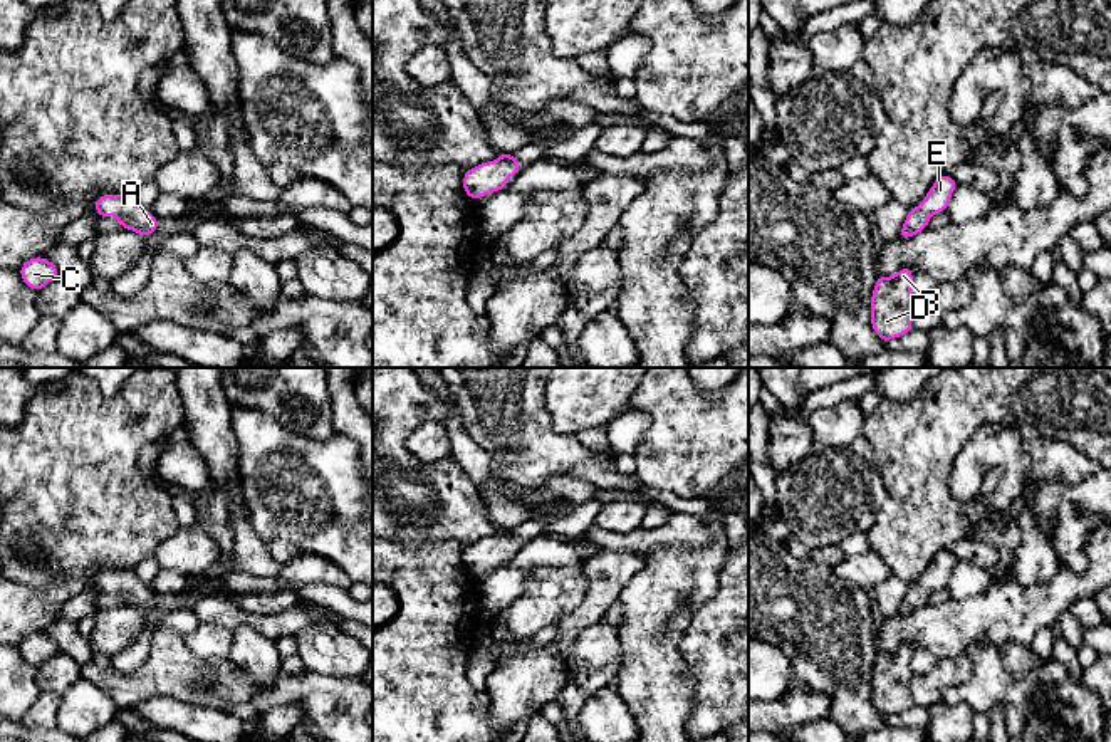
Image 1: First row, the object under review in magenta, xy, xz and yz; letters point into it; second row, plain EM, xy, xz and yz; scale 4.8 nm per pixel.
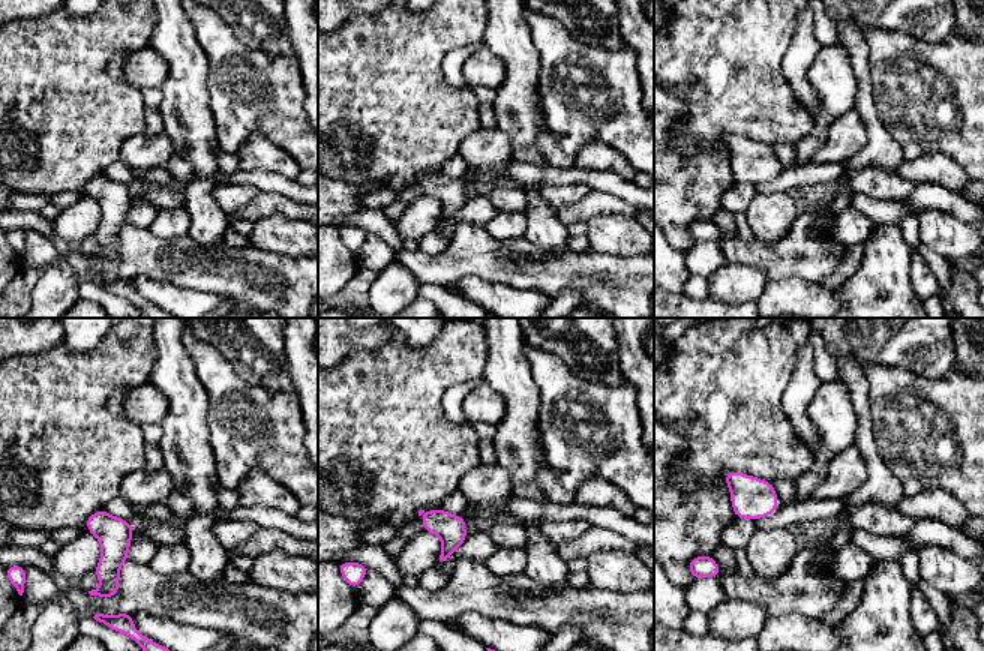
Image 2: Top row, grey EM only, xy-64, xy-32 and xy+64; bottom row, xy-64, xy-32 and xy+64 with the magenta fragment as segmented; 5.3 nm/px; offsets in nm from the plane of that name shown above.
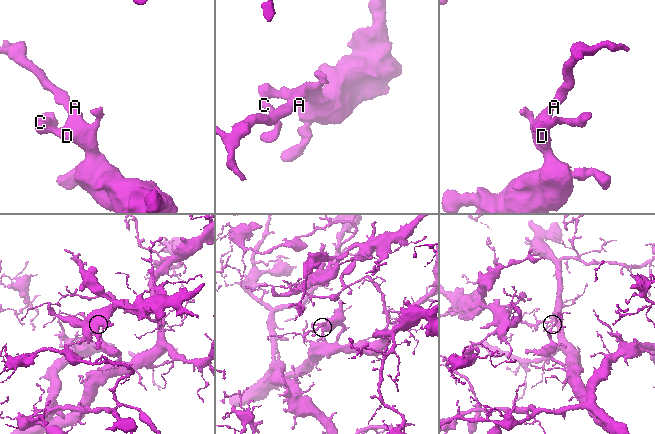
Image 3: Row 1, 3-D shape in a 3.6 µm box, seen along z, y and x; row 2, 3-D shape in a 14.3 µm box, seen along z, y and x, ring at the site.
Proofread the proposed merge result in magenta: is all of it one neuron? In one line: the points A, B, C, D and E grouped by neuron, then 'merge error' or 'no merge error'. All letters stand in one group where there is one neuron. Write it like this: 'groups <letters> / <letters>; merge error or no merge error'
groups A B C D E; no merge error

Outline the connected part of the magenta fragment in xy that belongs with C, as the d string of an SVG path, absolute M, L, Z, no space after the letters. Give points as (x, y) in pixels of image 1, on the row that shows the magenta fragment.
M34 257L29 259L20 269L18 274L22 280L39 292L44 289L49 282L60 277L59 269L45 257Z

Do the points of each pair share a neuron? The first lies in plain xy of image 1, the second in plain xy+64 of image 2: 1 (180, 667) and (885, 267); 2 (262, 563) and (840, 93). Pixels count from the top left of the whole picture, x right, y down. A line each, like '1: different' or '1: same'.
1: different
2: different

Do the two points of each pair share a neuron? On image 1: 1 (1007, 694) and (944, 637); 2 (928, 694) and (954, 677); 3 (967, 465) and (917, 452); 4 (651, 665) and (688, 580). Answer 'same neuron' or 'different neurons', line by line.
1: different neurons
2: same neuron
3: different neurons
4: same neuron

